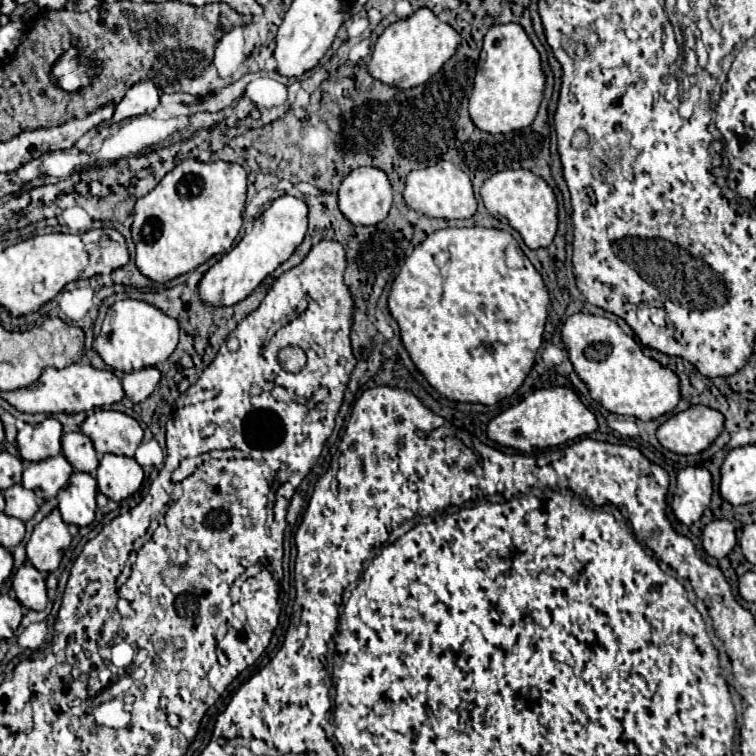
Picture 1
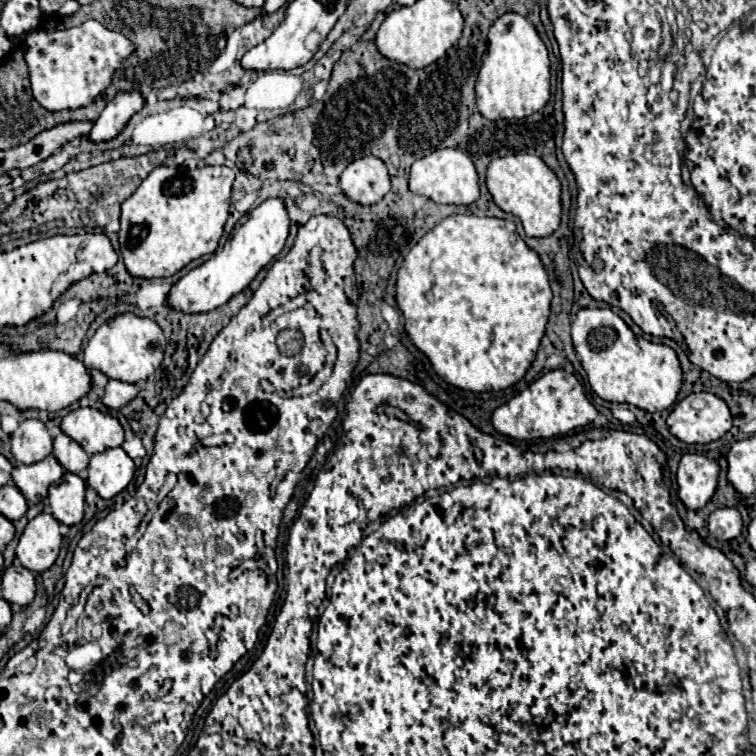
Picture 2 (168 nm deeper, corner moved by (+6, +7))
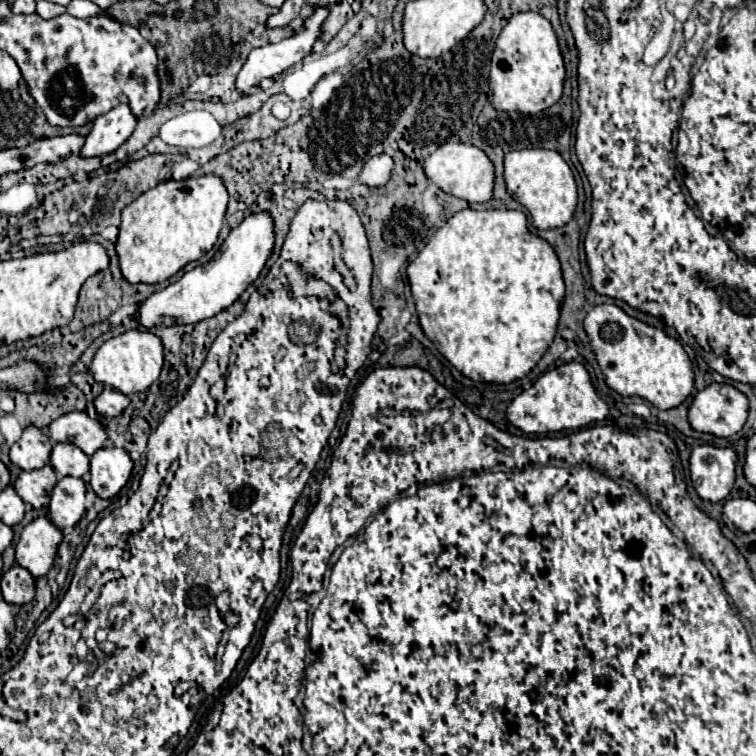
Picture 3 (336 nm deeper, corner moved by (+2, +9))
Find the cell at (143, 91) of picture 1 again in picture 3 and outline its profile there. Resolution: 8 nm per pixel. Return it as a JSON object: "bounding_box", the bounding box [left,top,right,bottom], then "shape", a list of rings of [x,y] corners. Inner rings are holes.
{"bounding_box":[80,104,138,158],"shape":[[[120,104],[120,106],[112,108],[110,112],[98,116],[94,120],[90,134],[86,136],[80,156],[84,156],[84,158],[106,156],[106,154],[118,150],[118,146],[122,146],[134,132],[136,122],[138,122],[136,116],[130,112],[130,108],[126,104]]]}

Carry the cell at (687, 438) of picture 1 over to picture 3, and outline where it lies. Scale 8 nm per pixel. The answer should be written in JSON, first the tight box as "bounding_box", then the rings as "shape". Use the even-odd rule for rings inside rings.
{"bounding_box":[688,384,748,438],"shape":[[[710,384],[694,396],[688,410],[690,426],[720,438],[734,436],[748,418],[748,398],[730,384]]]}

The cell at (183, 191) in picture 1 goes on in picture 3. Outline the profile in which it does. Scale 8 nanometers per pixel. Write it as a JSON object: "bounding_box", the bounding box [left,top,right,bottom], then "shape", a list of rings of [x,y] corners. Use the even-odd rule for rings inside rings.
{"bounding_box":[116,176,228,284],"shape":[[[200,176],[200,178],[186,178],[182,182],[166,180],[160,182],[156,188],[144,192],[138,196],[132,204],[128,204],[122,210],[122,222],[120,222],[120,234],[116,240],[116,254],[122,276],[130,284],[158,284],[174,276],[178,270],[182,270],[186,264],[202,258],[218,240],[218,232],[224,222],[224,212],[228,204],[228,192],[224,188],[224,182],[214,176]]]}

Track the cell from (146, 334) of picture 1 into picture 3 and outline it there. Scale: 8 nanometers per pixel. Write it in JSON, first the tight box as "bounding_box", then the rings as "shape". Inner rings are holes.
{"bounding_box":[90,330,164,396],"shape":[[[130,330],[104,342],[98,348],[90,364],[90,372],[96,382],[110,386],[128,396],[128,394],[144,392],[154,380],[158,380],[162,364],[164,364],[164,346],[160,338],[148,330]]]}

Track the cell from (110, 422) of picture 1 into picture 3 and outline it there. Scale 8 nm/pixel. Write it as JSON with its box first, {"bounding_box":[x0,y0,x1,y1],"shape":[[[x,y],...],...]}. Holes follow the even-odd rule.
{"bounding_box":[48,412,106,456],"shape":[[[68,412],[58,416],[48,426],[52,442],[70,442],[78,446],[86,456],[92,456],[106,444],[106,432],[98,420],[92,420],[86,412]]]}

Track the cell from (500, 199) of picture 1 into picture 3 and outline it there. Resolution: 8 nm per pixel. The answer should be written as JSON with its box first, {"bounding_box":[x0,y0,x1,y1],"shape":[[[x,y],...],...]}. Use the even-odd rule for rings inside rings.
{"bounding_box":[504,148,578,230],"shape":[[[530,148],[508,152],[504,158],[504,180],[508,194],[530,210],[534,228],[550,230],[570,222],[578,204],[578,190],[570,166],[556,150]]]}

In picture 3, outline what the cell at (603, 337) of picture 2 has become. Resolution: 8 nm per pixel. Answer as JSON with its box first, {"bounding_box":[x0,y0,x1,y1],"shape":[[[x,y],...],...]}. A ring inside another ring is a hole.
{"bounding_box":[584,304,694,410],"shape":[[[616,304],[594,306],[584,330],[596,352],[596,360],[606,376],[606,384],[622,396],[640,396],[660,410],[680,406],[694,390],[694,370],[682,344],[664,330],[628,316]]]}

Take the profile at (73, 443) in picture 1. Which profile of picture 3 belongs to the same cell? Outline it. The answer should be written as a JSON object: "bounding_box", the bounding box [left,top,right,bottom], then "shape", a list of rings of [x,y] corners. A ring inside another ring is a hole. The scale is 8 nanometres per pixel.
{"bounding_box":[50,444,90,478],"shape":[[[54,444],[50,454],[50,466],[58,476],[80,478],[90,468],[90,458],[74,444]]]}

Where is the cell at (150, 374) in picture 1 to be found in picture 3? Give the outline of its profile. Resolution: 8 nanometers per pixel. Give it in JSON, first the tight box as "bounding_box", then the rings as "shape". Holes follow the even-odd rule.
{"bounding_box":[94,386,130,420],"shape":[[[106,386],[106,388],[104,388],[104,392],[94,400],[96,412],[98,412],[100,416],[104,416],[106,420],[120,416],[128,404],[130,404],[128,396],[120,394],[120,392],[116,392],[116,390],[108,388],[108,386]]]}

